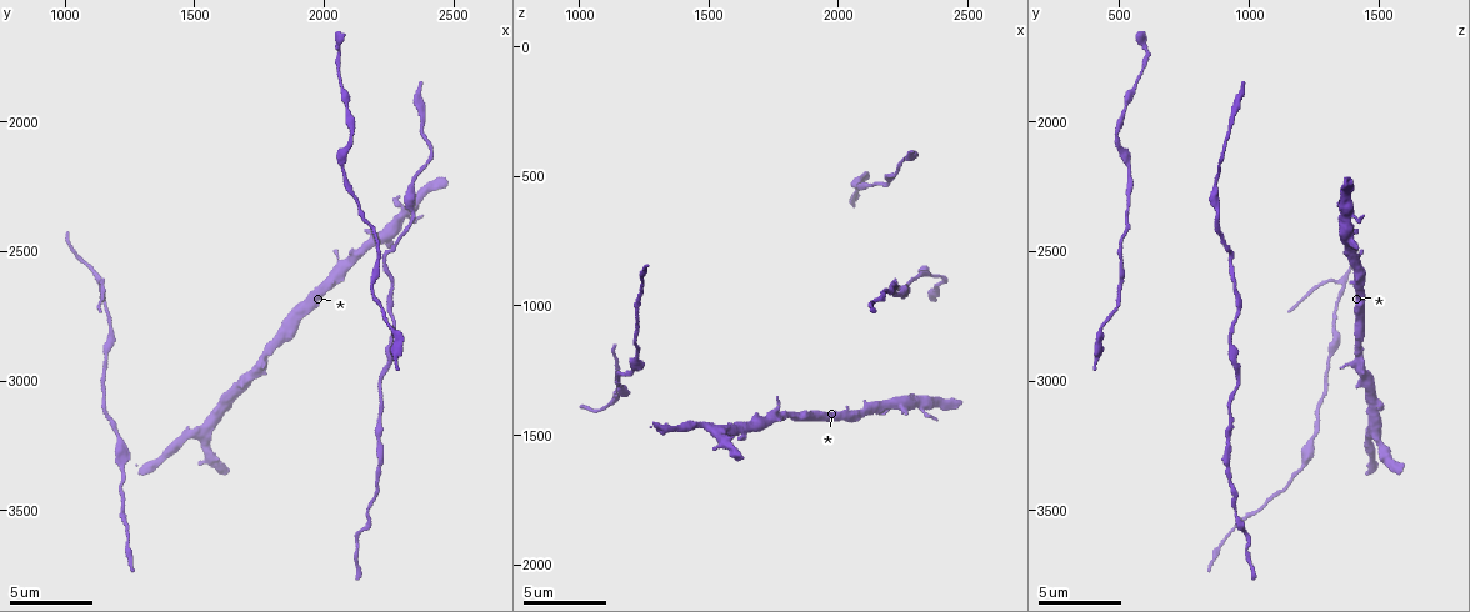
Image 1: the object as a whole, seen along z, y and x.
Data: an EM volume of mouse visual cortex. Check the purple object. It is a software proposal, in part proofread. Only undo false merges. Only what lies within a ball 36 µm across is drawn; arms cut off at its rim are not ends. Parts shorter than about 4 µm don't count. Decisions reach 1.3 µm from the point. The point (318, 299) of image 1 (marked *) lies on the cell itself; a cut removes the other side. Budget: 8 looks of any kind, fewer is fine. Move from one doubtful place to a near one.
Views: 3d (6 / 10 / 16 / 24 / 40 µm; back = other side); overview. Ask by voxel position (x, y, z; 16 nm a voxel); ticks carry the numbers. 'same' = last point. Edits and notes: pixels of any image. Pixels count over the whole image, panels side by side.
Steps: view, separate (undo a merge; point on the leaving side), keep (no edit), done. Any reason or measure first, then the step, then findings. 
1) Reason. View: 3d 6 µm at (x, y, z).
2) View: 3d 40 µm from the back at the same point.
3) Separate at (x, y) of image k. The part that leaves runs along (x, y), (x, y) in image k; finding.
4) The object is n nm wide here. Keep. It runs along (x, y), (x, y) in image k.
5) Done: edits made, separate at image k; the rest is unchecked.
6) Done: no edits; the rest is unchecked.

Thick turns thin. View: 3d 10 µm at (2210, 3380, 930).

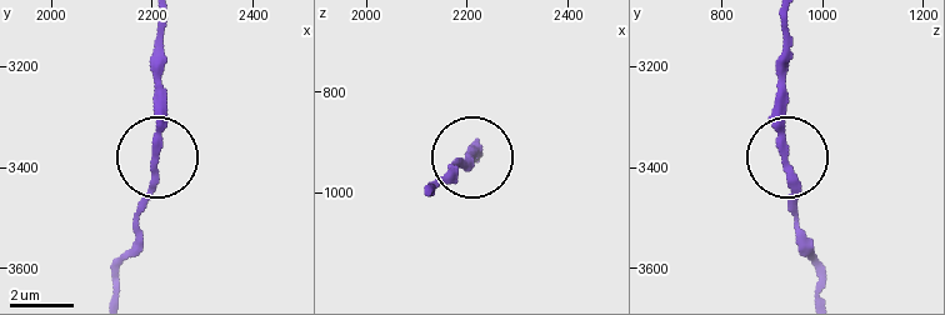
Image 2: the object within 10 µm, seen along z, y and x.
View: 3d 6 µm at (2205, 3380, 925).

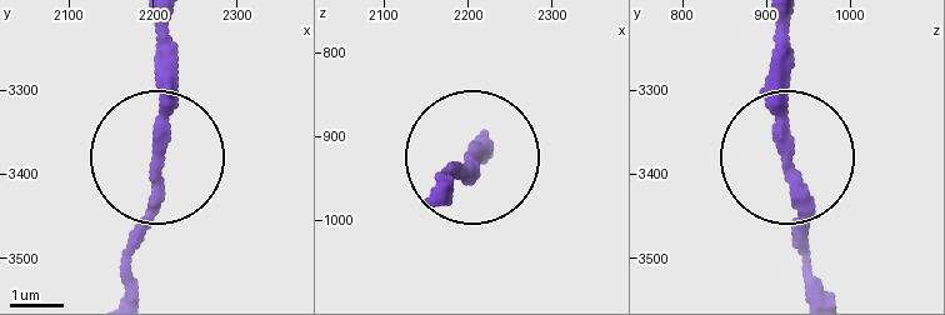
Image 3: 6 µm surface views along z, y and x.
Keep. Continuous, no second cell.

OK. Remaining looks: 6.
View: 3d 6 µm at (2180, 2410, 520).

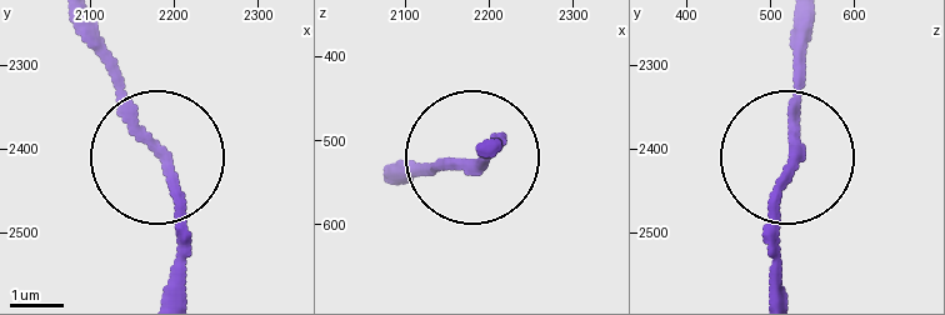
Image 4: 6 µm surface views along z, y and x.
View: 3d 6 µm from the back at (2185, 2405, 530).

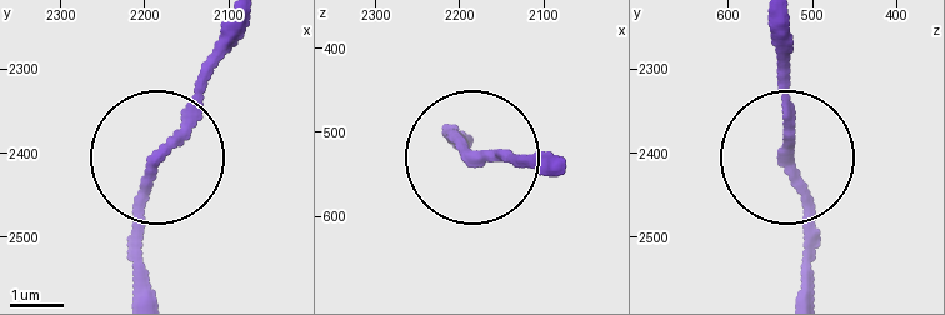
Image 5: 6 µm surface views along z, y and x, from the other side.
The side arm is 10 µm long. Keep. Continuous, no second cell.

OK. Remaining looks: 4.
View: 3d 16 µm at (2330, 2330, 880).

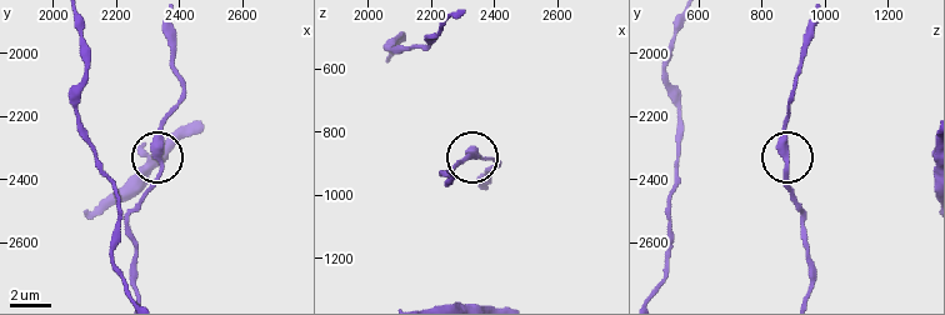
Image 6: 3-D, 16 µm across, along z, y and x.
The side arm is 9 µm long. Keep. One cell here.

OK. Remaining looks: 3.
View: 3d 6 µm at (2110, 2050, 480).

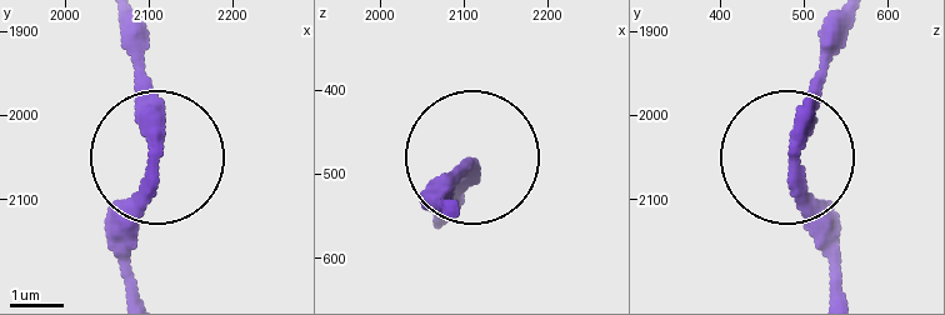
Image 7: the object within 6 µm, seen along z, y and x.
Keep. All the same cell.

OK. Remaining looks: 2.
Done: no edits; the rest is unchecked.

